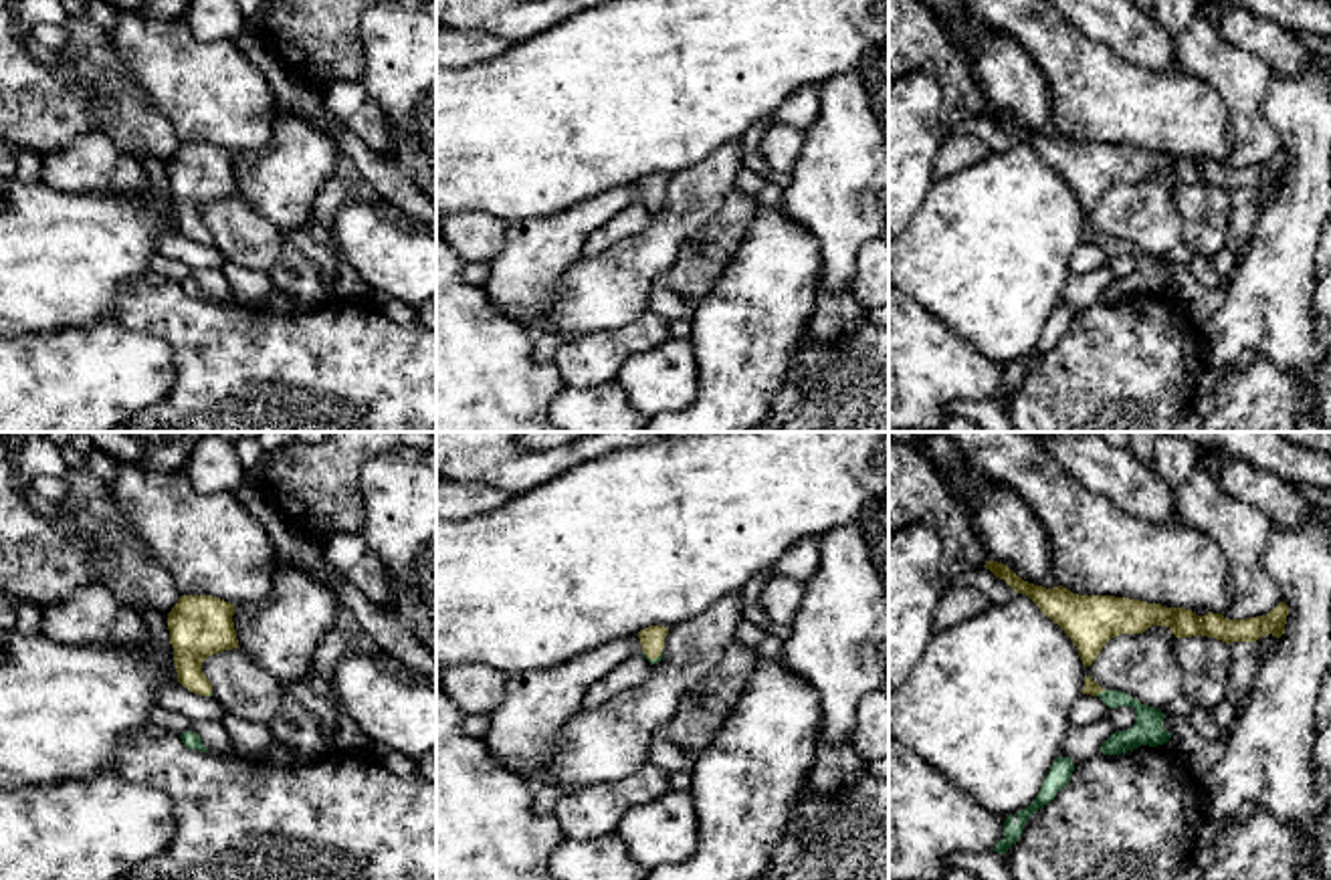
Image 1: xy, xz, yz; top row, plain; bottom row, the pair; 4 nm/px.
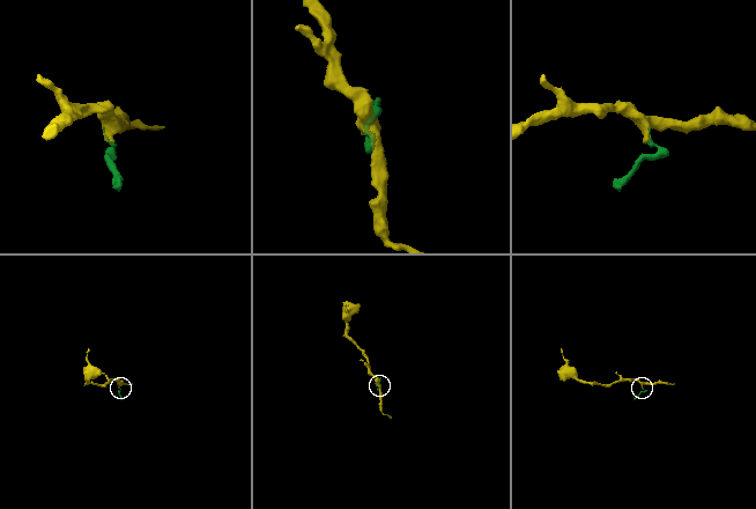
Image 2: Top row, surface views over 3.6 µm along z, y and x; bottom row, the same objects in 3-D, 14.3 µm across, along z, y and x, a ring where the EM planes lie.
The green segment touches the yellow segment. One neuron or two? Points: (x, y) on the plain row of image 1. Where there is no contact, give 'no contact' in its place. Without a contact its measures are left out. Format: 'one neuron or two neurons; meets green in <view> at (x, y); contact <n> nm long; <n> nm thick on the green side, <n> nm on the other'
one neuron; meets green in yz at (1099, 241); contact 50 nm long; 120 nm thick on the green side, 60 nm on the other

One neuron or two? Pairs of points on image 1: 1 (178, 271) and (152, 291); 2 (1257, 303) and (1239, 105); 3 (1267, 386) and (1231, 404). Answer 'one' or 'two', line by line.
1: two
2: two
3: one

